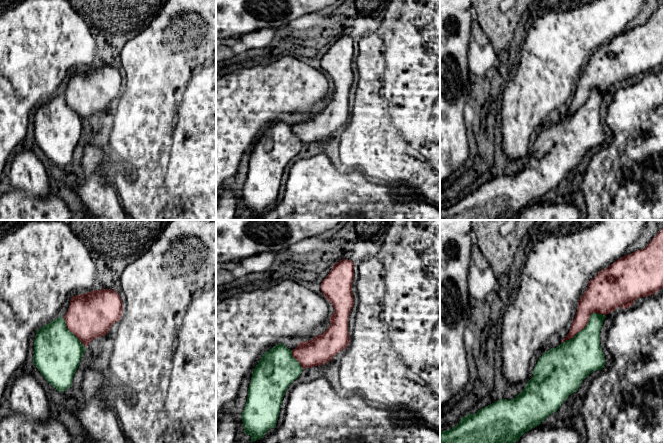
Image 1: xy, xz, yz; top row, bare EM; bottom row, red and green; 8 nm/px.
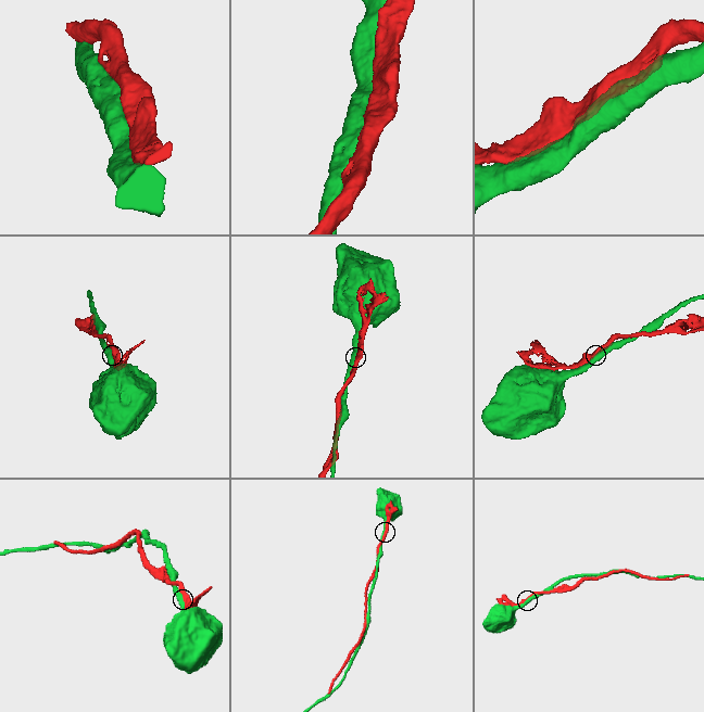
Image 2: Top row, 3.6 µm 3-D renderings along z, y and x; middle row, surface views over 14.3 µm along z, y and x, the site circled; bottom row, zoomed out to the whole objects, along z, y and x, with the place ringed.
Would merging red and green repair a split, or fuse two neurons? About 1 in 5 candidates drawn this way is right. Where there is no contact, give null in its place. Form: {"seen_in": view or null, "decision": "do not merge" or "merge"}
{"seen_in": "yz", "decision": "do not merge"}

